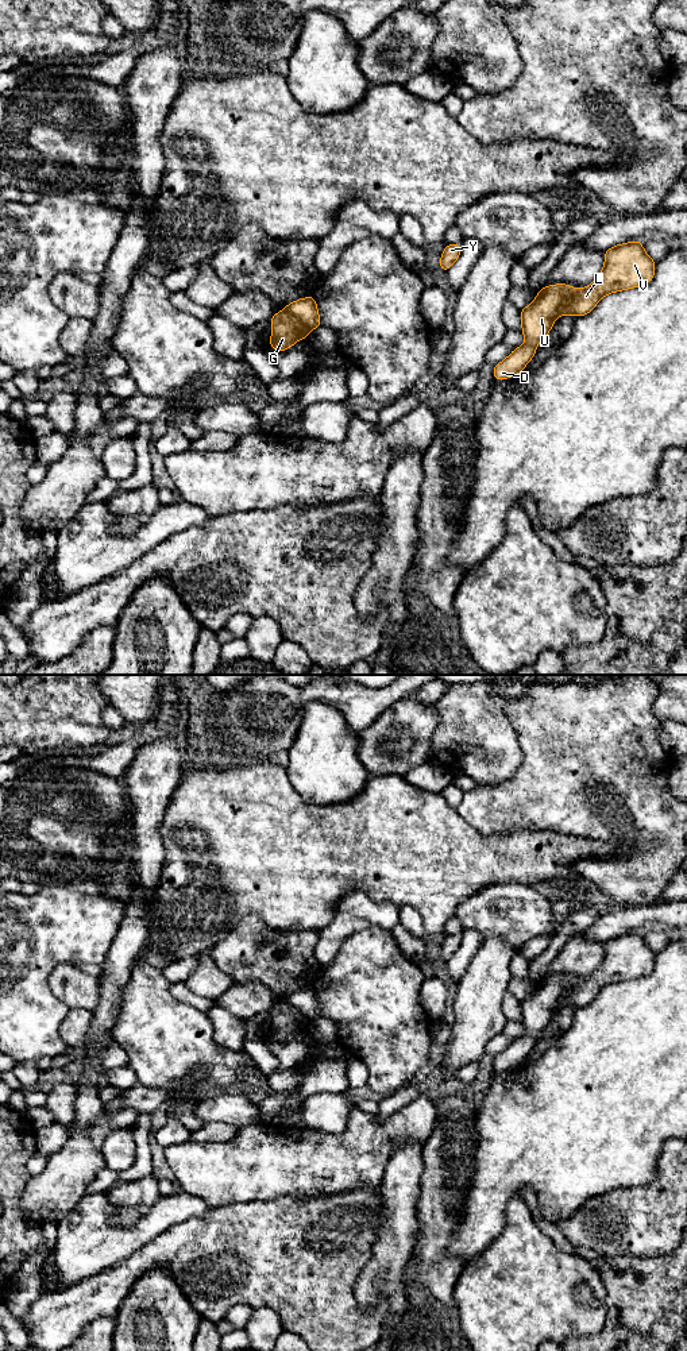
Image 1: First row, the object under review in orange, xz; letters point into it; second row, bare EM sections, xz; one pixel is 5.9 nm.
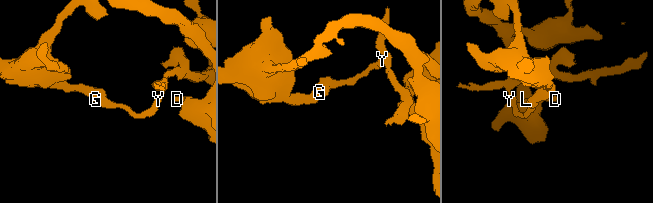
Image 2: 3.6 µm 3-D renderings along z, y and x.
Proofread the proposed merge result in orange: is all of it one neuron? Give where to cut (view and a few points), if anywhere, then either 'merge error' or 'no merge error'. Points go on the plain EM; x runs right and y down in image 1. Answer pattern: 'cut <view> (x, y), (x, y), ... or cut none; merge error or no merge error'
cut xz (285, 1000), (311, 1019); merge error

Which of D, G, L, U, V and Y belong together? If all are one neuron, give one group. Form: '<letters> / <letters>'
D G L U V / Y

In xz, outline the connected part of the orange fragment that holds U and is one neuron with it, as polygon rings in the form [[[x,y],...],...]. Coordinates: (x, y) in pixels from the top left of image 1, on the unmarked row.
[[[634,931],[605,942],[605,957],[590,977],[582,980],[566,974],[544,977],[533,993],[521,1000],[525,1035],[514,1039],[505,1051],[494,1057],[494,1070],[502,1072],[520,1065],[534,1047],[536,1037],[553,1019],[556,1008],[584,1007],[606,985],[642,977],[653,968],[655,952],[647,946],[642,934]]]

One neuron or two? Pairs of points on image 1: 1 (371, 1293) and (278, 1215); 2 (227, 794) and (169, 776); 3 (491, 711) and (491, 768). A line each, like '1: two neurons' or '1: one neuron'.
1: two neurons
2: two neurons
3: one neuron

